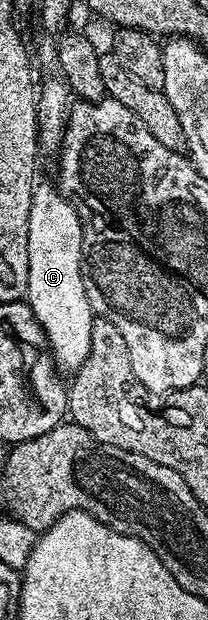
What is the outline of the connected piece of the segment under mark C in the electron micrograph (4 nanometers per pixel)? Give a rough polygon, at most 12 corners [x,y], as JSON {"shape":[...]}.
{"shape":[[52,181],[33,185],[26,303],[57,367],[90,350],[84,231]]}

